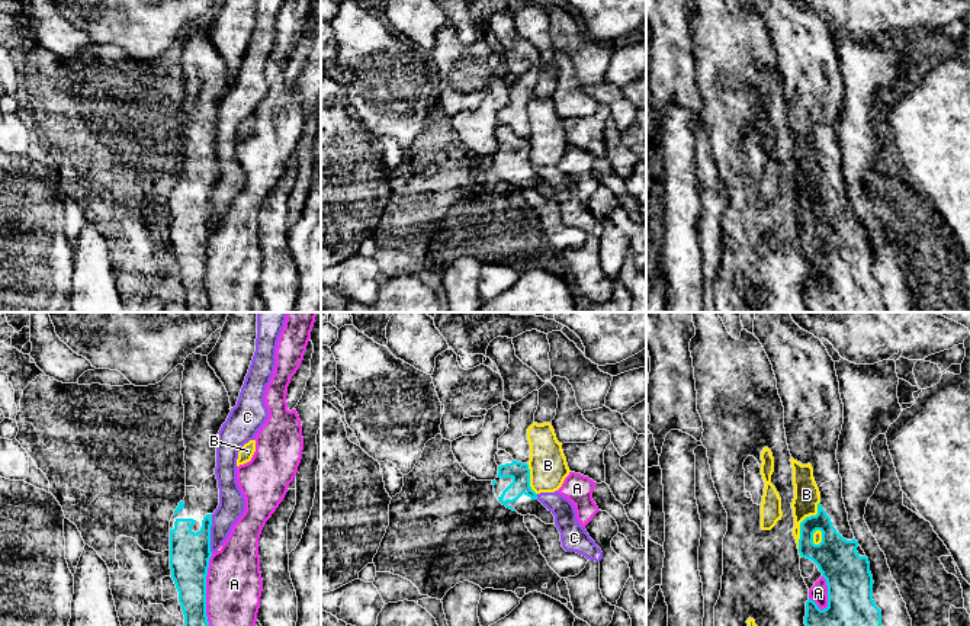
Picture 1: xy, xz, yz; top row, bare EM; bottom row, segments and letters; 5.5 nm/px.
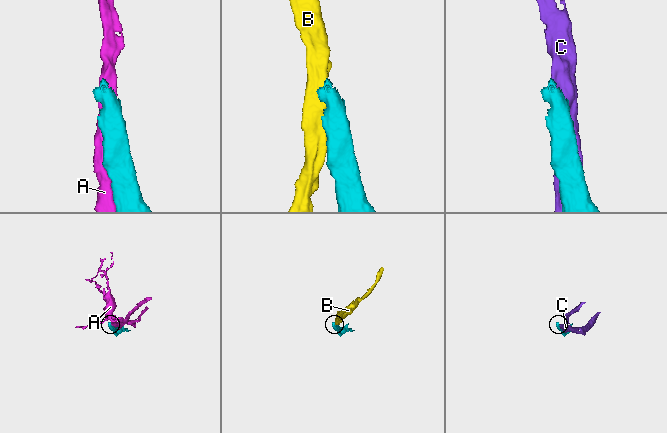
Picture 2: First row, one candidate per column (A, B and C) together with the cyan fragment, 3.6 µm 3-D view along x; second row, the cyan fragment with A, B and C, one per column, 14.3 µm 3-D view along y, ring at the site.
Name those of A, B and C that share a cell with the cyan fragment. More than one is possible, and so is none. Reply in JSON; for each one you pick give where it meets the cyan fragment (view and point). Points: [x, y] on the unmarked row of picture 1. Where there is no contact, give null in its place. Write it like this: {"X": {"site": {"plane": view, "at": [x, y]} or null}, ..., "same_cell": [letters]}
{"same_cell": []}

